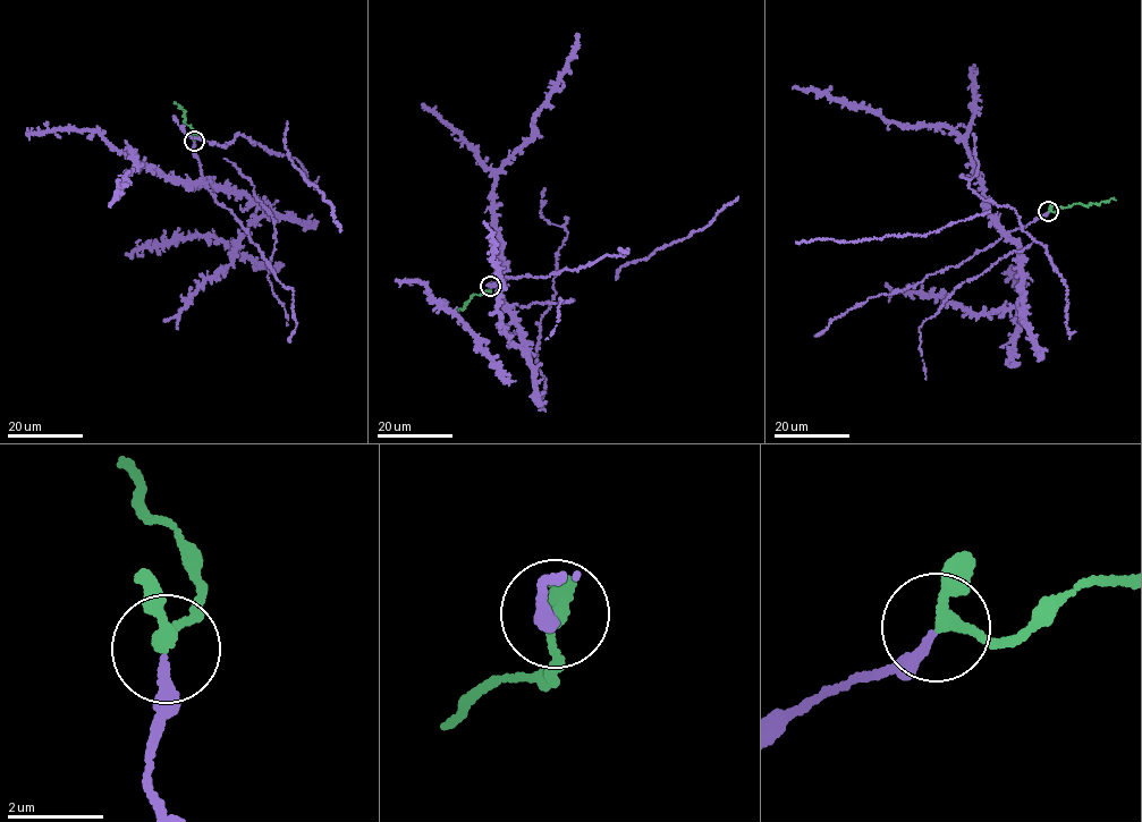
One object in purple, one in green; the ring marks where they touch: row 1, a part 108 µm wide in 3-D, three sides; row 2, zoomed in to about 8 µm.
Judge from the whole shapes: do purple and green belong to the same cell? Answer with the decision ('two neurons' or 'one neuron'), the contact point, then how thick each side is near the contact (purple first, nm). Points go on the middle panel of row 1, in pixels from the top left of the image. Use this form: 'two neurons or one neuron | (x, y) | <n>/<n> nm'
one neuron | (490, 286) | 200/240 nm

